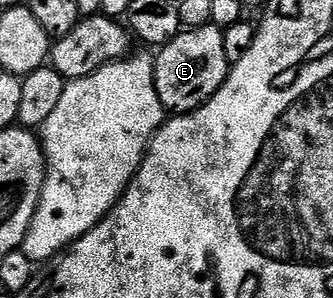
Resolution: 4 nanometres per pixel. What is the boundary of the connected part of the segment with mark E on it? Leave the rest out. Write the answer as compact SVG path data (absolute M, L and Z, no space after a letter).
M214 23L207 24L201 28L189 28L182 30L170 43L163 45L159 49L160 53L155 53L154 82L158 90L158 98L162 106L172 114L190 114L195 108L203 108L206 101L219 92L220 87L228 81L230 65L226 58L226 46L224 42L224 29Z

